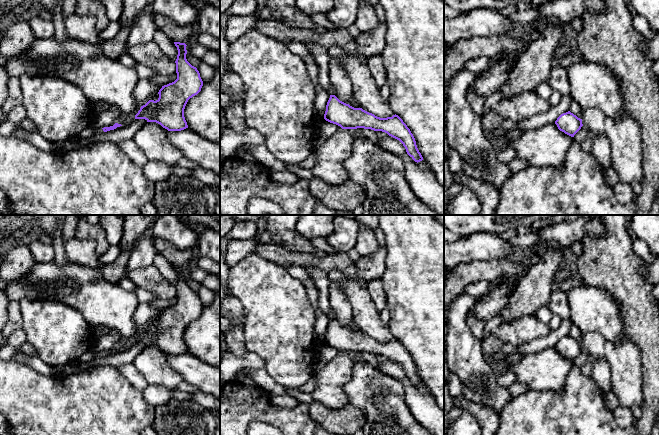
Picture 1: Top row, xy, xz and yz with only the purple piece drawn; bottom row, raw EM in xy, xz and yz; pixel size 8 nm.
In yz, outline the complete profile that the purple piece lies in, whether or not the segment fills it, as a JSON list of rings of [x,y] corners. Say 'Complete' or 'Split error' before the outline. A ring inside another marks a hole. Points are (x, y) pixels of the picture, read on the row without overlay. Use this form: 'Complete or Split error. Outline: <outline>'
Complete. Outline: [[[570,335],[561,338],[555,345],[558,353],[565,358],[574,361],[574,359],[581,353],[583,350],[582,343],[578,342],[576,339]]]

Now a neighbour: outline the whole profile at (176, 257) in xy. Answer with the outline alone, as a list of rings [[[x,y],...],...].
[[[154,238],[153,244],[156,254],[162,255],[173,266],[187,267],[193,255],[193,249],[180,250],[166,240]]]

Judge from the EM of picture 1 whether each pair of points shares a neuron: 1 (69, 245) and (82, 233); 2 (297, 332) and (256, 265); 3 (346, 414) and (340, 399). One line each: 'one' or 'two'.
1: two
2: one
3: two

